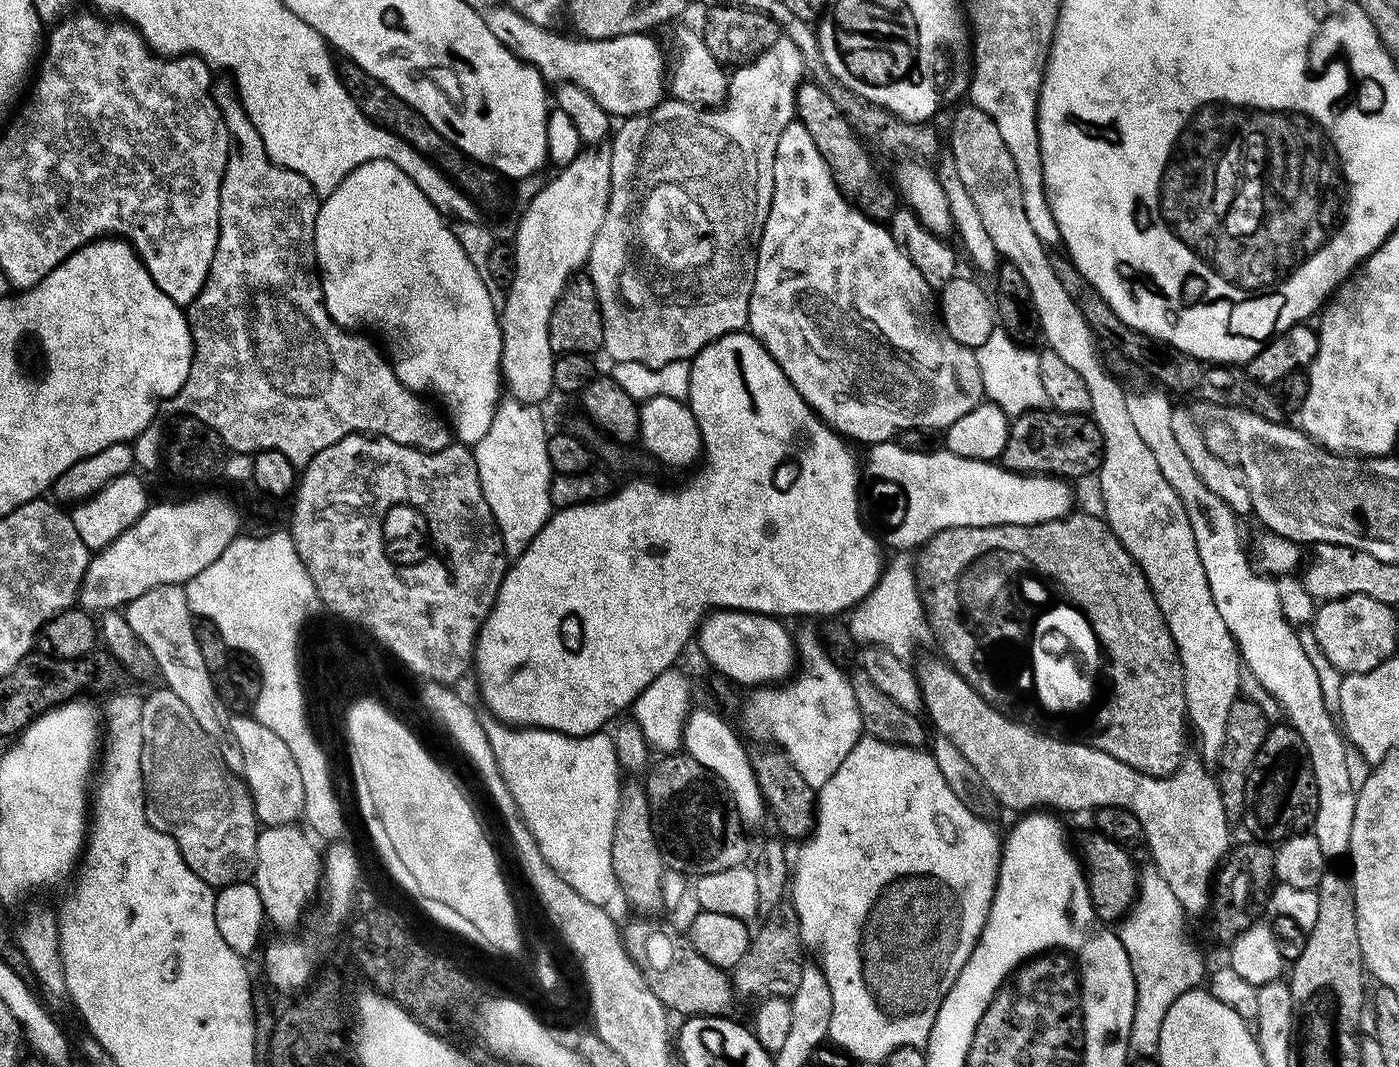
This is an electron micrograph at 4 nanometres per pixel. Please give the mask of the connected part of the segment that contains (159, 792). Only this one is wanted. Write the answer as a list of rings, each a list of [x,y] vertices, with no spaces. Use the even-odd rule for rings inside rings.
[[[167,686],[159,687],[154,689],[148,697],[145,695],[140,702],[140,709],[142,710],[142,762],[140,769],[144,779],[144,795],[146,797],[144,809],[148,812],[148,820],[158,831],[165,832],[170,838],[174,838],[186,866],[190,866],[190,870],[194,870],[194,874],[198,874],[198,878],[202,878],[202,882],[211,884],[213,889],[219,890],[225,888],[228,884],[242,884],[251,881],[256,870],[258,821],[256,807],[252,805],[252,796],[248,792],[247,785],[244,784],[237,773],[230,771],[225,766],[223,758],[220,757],[220,749],[210,743],[208,735],[202,730],[202,726],[198,726],[198,722],[194,722],[194,714],[190,714],[186,702],[182,702],[182,698],[178,698],[178,694],[174,694],[174,690],[170,690]]]

